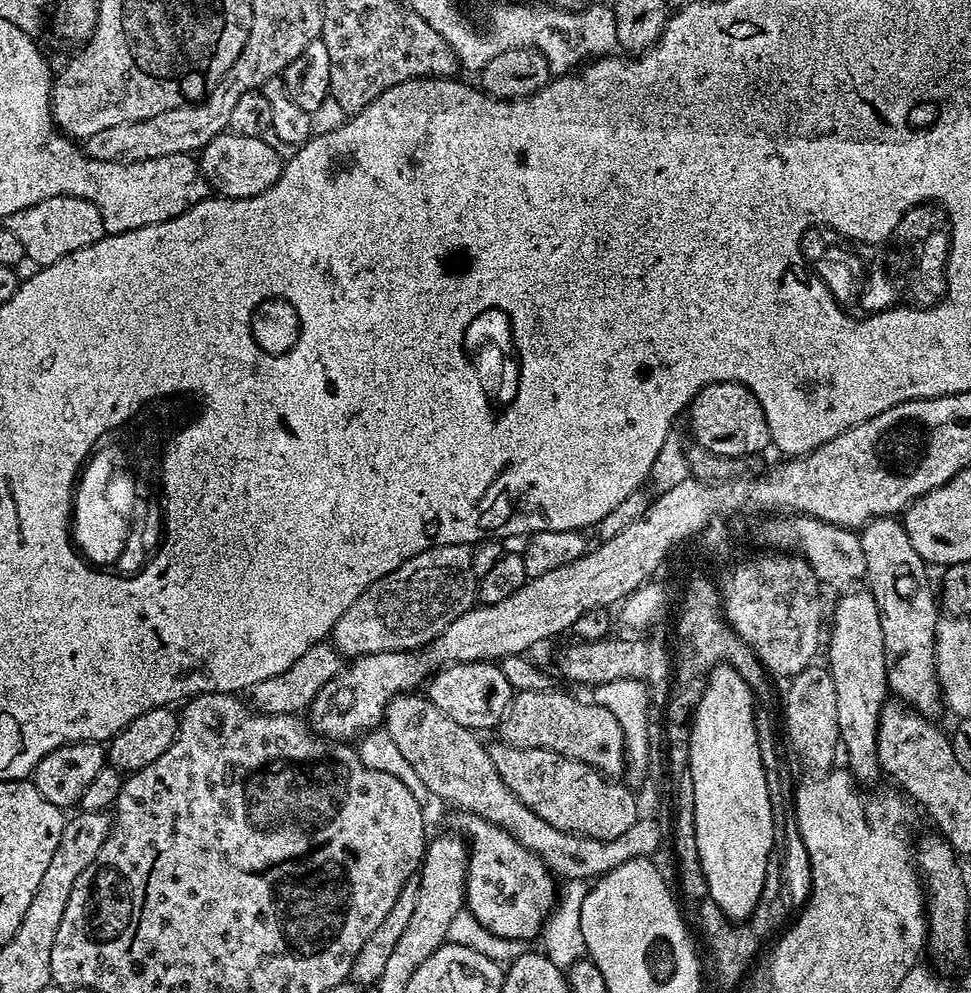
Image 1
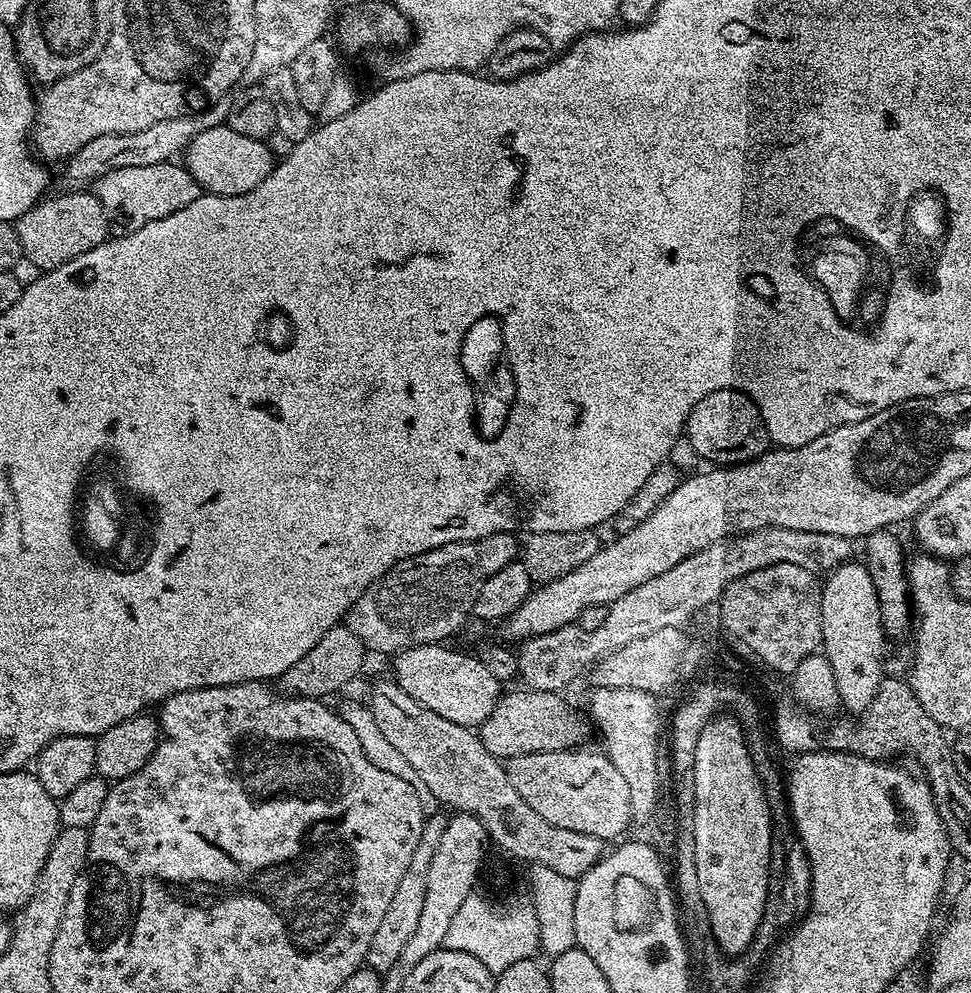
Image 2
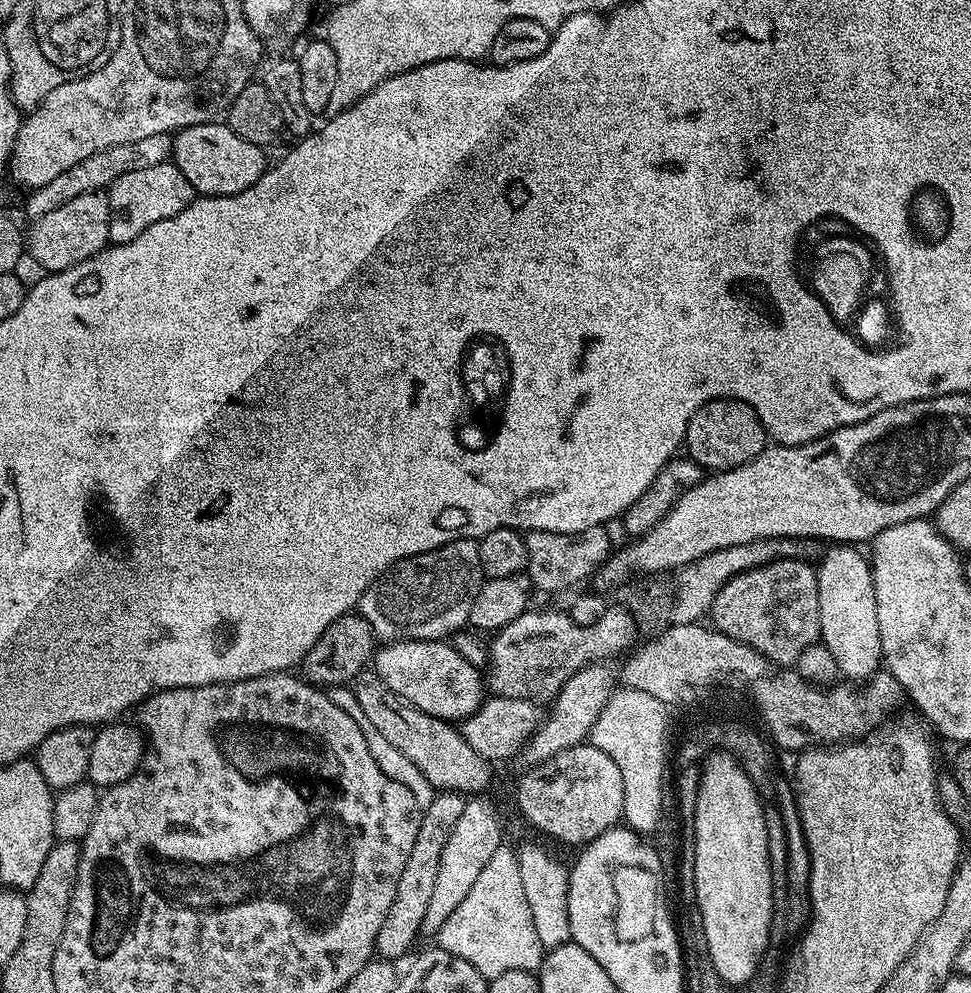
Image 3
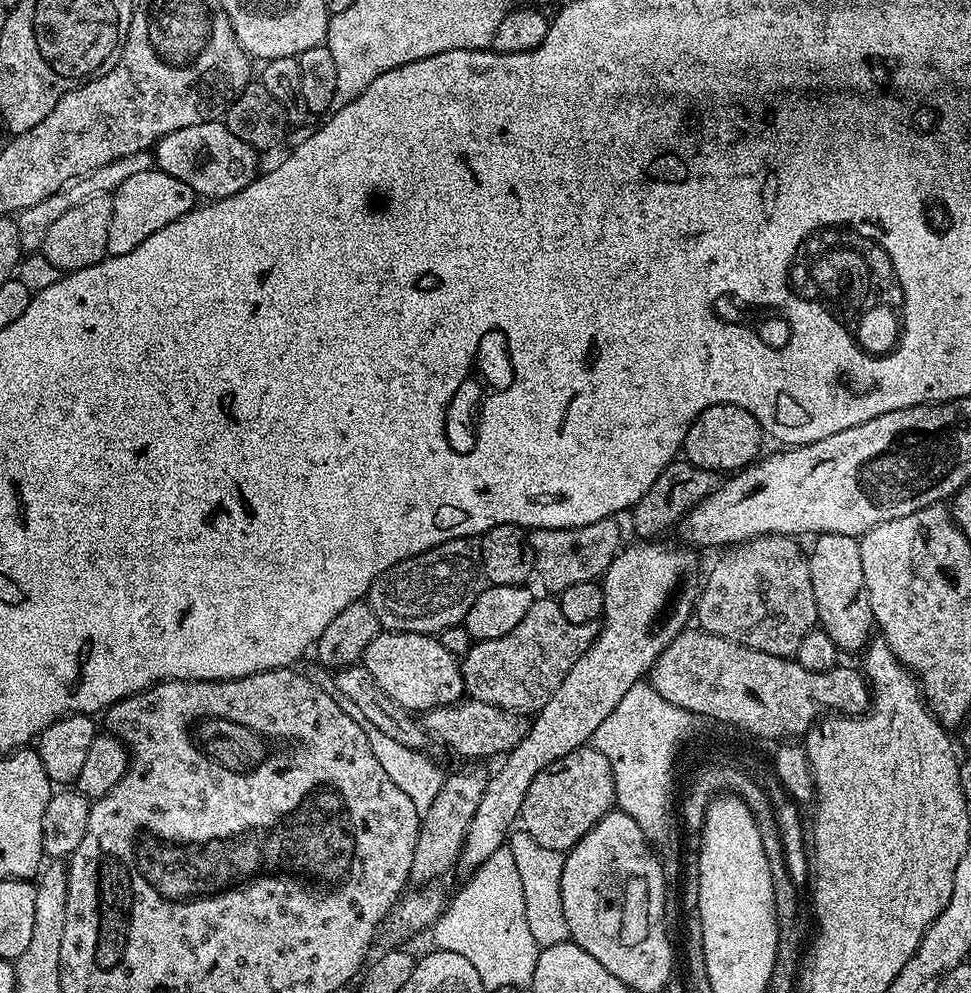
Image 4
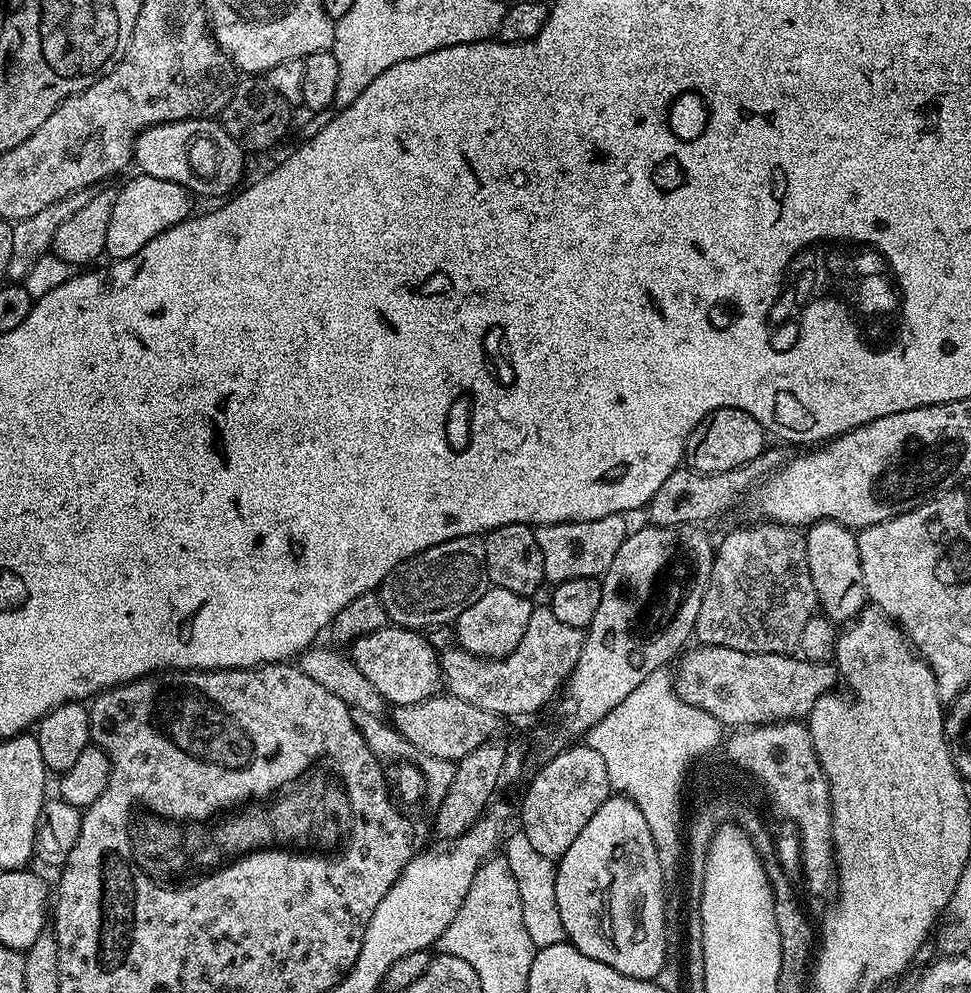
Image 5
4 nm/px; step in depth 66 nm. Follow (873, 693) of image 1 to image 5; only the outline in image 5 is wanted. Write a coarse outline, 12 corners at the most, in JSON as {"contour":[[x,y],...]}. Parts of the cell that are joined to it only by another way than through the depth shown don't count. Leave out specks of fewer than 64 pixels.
{"contour":[[820,520],[806,562],[819,611],[844,626],[866,607],[857,533]]}

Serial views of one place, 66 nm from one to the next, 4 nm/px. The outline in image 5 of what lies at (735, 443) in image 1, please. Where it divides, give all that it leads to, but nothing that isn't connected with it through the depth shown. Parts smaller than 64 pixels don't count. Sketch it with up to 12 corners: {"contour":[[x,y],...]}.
{"contour":[[719,408],[694,426],[684,460],[696,472],[745,468],[764,427]]}

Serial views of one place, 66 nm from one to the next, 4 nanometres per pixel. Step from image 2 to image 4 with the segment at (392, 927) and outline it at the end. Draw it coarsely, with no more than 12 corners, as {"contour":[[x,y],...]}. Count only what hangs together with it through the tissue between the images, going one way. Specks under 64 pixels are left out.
{"contour":[[489,769],[448,772],[420,817],[409,881],[456,868]]}

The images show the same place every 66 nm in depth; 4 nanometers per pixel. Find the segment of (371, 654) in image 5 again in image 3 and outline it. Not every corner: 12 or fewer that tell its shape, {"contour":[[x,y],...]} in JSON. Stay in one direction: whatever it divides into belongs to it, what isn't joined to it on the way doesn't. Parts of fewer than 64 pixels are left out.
{"contour":[[393,640],[374,671],[439,720],[462,722],[486,680],[444,640]]}

